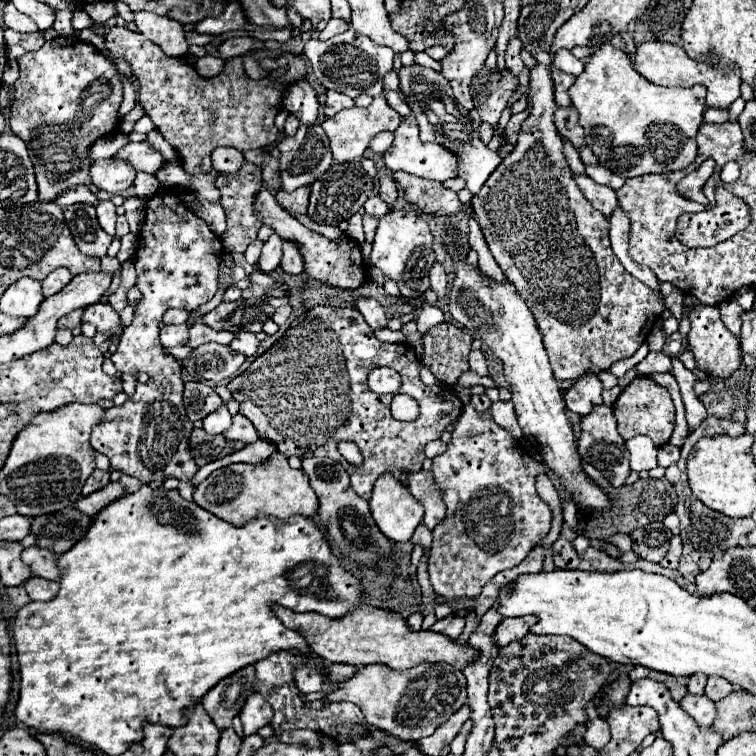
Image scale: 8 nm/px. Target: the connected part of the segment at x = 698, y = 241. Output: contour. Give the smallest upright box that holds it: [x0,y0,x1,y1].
[676,188,750,248]

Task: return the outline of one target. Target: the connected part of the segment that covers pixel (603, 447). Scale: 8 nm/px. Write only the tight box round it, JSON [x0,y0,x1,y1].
[578,404,630,488]

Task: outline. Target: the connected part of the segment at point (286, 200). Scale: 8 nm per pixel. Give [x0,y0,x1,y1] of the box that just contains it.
[276,188,310,214]

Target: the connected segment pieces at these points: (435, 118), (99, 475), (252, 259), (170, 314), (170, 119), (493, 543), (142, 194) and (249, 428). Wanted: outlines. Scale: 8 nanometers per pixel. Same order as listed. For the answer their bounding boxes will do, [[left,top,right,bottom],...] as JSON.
[[400,64,502,194],[82,470,110,496],[244,240,262,264],[164,310,188,324],[106,26,306,174],[428,404,552,600],[134,172,162,200],[224,414,258,444]]

